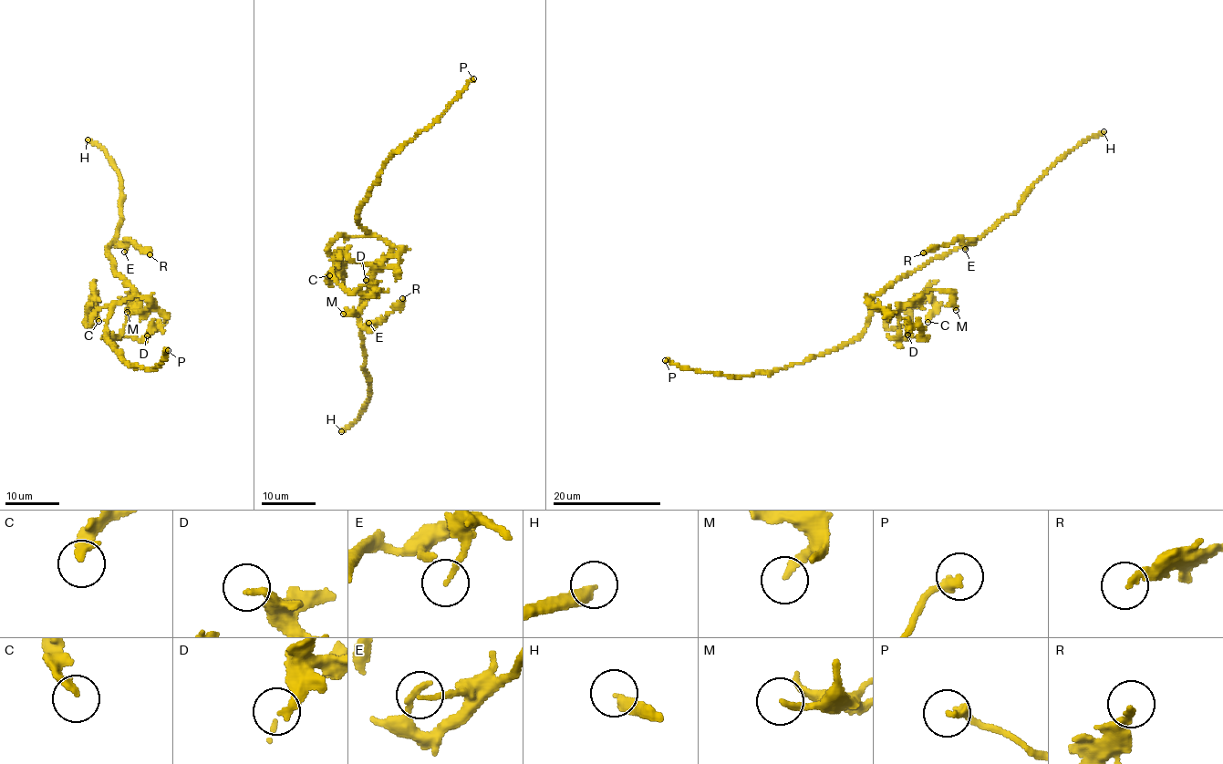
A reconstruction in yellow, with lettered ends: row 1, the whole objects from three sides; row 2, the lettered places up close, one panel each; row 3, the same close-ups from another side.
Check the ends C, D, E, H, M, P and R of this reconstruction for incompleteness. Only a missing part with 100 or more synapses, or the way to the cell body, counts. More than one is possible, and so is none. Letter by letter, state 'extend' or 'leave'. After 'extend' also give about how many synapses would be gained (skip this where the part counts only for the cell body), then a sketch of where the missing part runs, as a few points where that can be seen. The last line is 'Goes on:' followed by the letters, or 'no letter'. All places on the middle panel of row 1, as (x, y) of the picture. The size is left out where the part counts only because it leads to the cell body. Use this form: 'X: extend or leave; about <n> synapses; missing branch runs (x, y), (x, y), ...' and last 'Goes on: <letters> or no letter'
C: leave
D: leave
E: leave
H: extend; about 180 synapses
M: leave
P: leave
R: leave
Goes on: H

